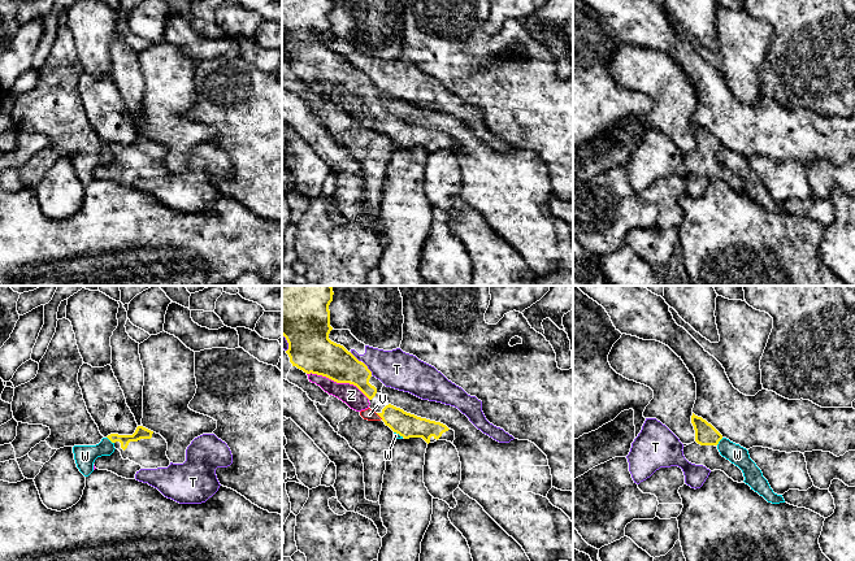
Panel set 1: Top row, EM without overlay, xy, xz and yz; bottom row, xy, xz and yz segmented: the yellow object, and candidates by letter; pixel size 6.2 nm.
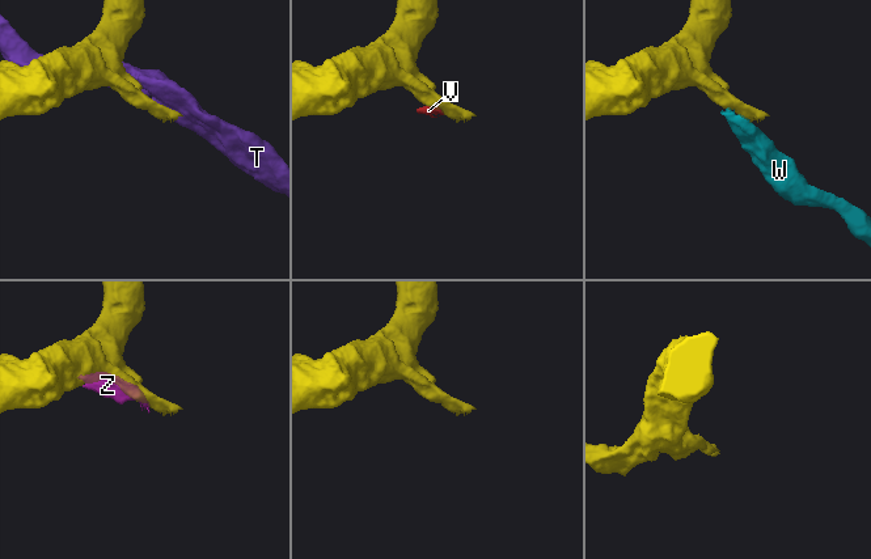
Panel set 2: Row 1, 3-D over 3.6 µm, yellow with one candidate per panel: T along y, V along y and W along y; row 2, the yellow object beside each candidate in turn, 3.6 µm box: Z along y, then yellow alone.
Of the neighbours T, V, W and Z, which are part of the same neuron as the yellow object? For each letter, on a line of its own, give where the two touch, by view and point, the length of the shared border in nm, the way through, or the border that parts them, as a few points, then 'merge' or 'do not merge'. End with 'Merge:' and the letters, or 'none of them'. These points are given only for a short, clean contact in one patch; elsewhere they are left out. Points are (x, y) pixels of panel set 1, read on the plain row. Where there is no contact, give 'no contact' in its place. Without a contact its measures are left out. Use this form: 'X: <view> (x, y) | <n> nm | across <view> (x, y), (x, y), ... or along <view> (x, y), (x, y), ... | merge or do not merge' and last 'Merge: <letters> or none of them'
T: xz (367, 77) | 110 nm | do not merge
V: xz (380, 125) | 60 nm | along xz (376, 122), (382, 127) | do not merge
W: xy (111, 149) | 60 nm | along xy (107, 146), (113, 152) | do not merge
Z: xz (338, 91) | 420 nm | do not merge
Merge: none of them

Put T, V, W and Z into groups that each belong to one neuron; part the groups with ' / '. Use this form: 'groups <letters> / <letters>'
groups T / V W Z

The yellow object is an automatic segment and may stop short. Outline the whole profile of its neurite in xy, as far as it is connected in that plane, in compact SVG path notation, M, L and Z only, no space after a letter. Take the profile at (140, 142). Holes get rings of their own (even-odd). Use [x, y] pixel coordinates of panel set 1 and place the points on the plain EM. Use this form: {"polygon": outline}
{"polygon": "M138 135L133 144L110 143L107 145L114 153L110 165L97 166L94 171L99 179L108 179L126 188L135 188L140 178L168 177L168 152L160 144Z"}

